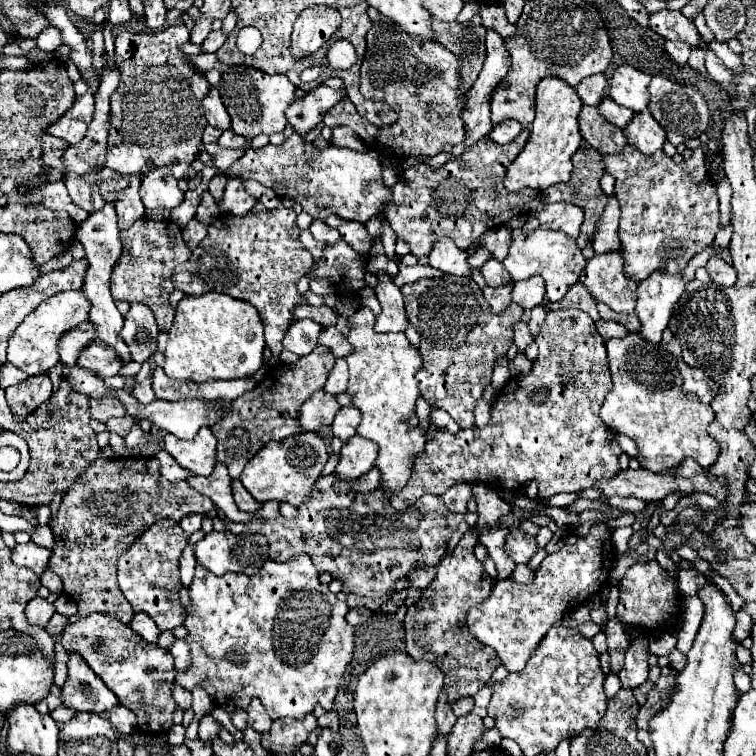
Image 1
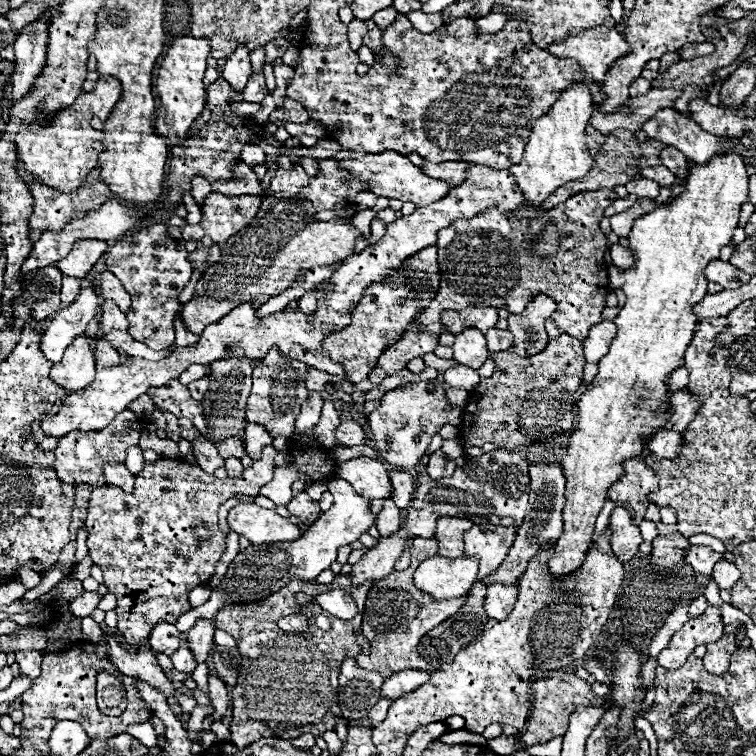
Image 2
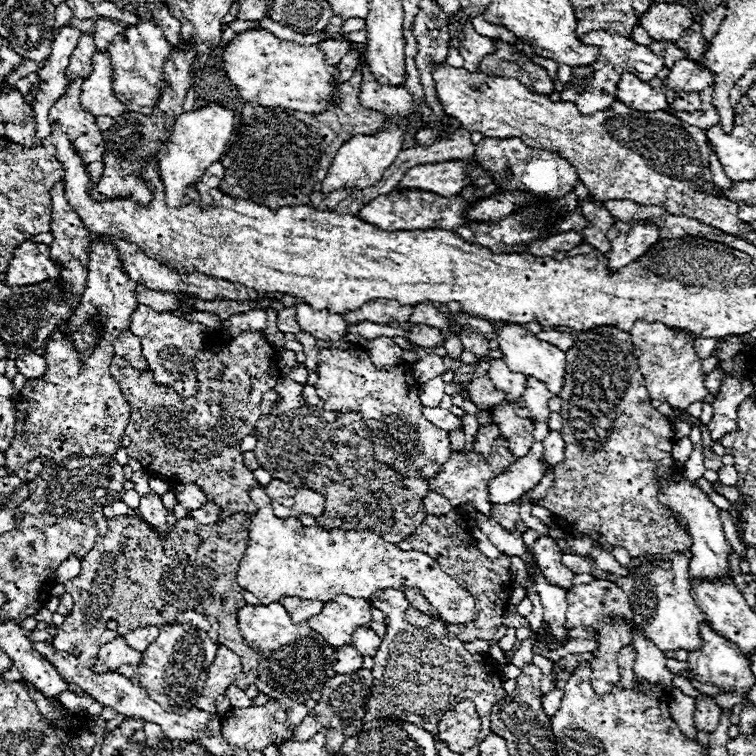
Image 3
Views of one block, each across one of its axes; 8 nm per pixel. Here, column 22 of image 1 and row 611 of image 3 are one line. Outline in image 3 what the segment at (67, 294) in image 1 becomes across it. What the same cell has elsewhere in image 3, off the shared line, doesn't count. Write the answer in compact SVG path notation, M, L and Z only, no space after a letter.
M334 596L334 600L324 602L320 614L314 614L308 620L310 628L320 632L332 648L350 644L354 630L370 622L372 622L370 602L350 596Z

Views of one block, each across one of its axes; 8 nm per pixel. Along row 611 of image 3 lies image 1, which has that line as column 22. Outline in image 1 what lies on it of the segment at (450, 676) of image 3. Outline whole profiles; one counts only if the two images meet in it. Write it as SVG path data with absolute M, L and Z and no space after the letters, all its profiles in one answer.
M46 374L30 376L24 382L6 388L8 406L18 418L26 418L32 410L36 410L36 406L46 402L50 394L52 394L52 382Z

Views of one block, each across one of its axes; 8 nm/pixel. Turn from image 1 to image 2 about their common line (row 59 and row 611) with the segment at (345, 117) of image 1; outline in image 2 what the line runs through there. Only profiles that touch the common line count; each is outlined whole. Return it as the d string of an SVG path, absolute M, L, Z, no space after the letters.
M412 538L408 542L408 550L412 554L410 568L404 572L390 572L386 578L378 580L370 588L366 608L364 608L364 624L362 624L362 634L370 642L370 652L356 658L360 668L380 672L384 678L388 678L400 670L408 670L408 668L418 668L418 670L428 670L428 672L432 670L432 666L428 666L420 658L416 646L420 644L422 636L428 630L432 630L438 624L442 624L444 620L448 620L466 602L466 596L458 598L458 600L436 602L414 586L414 578L412 578L414 568L418 568L428 556L434 556L436 548L438 546L436 546L434 538Z

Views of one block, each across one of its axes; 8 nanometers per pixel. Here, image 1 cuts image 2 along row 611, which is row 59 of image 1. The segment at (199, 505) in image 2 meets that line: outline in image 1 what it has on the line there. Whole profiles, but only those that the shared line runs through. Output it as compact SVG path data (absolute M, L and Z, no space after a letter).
M176 24L176 26L170 26L170 28L166 28L166 30L162 30L162 32L154 32L154 34L134 34L134 32L128 32L128 30L120 30L120 32L116 34L116 40L114 40L116 52L114 52L114 56L116 56L116 64L118 64L118 68L120 68L122 80L120 80L120 86L114 90L114 94L112 94L112 98L110 98L112 126L110 126L110 134L108 134L108 156L106 156L106 164L104 164L104 166L112 168L112 170L116 170L116 172L120 172L120 174L124 174L124 176L130 176L130 174L148 174L148 172L152 172L152 170L158 168L158 166L166 166L166 168L172 172L174 178L180 180L180 178L186 176L188 164L198 156L200 146L202 146L202 132L204 132L204 128L206 128L208 122L204 122L204 116L202 116L204 110L200 110L200 106L202 106L202 98L204 98L204 96L208 94L208 90L210 90L210 84L206 82L206 78L204 78L202 74L198 74L198 72L192 70L192 66L190 66L186 54L180 50L180 46L186 44L186 42L190 42L190 32L188 32L188 28L186 28L184 24Z

